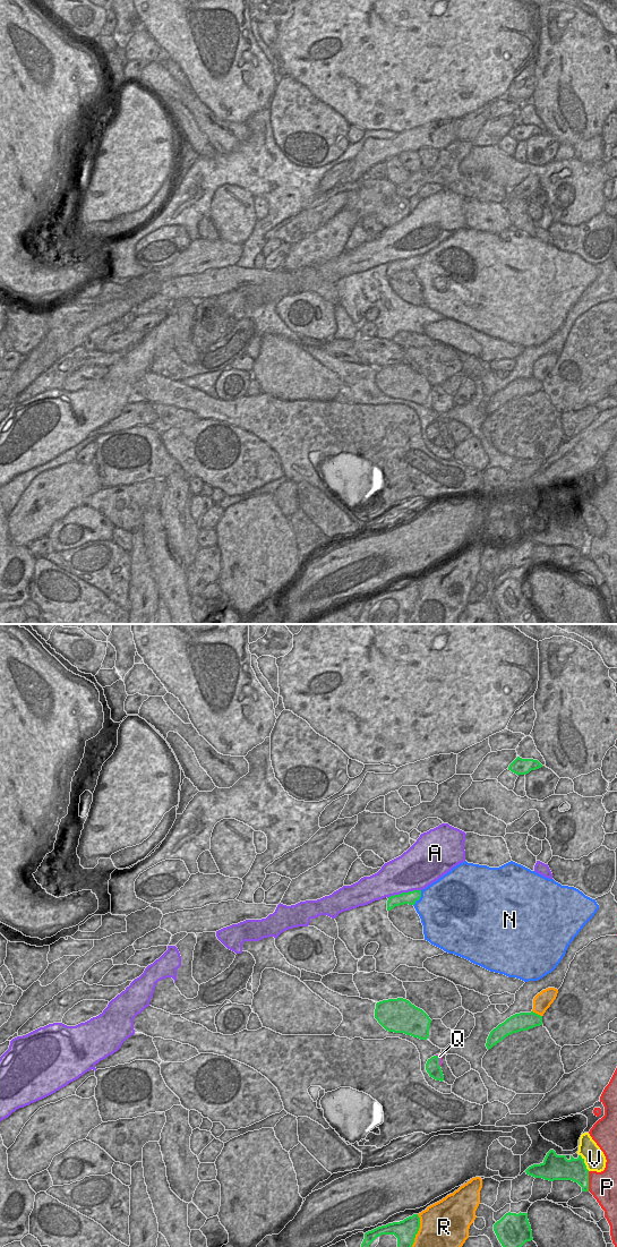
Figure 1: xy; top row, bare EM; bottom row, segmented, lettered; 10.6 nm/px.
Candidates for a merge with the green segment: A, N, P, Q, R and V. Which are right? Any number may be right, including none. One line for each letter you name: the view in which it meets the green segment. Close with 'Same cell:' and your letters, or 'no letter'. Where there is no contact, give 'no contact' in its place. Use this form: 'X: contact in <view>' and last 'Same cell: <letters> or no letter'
Same cell: no letter

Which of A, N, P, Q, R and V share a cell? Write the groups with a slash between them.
A / N / P / Q / R / V

